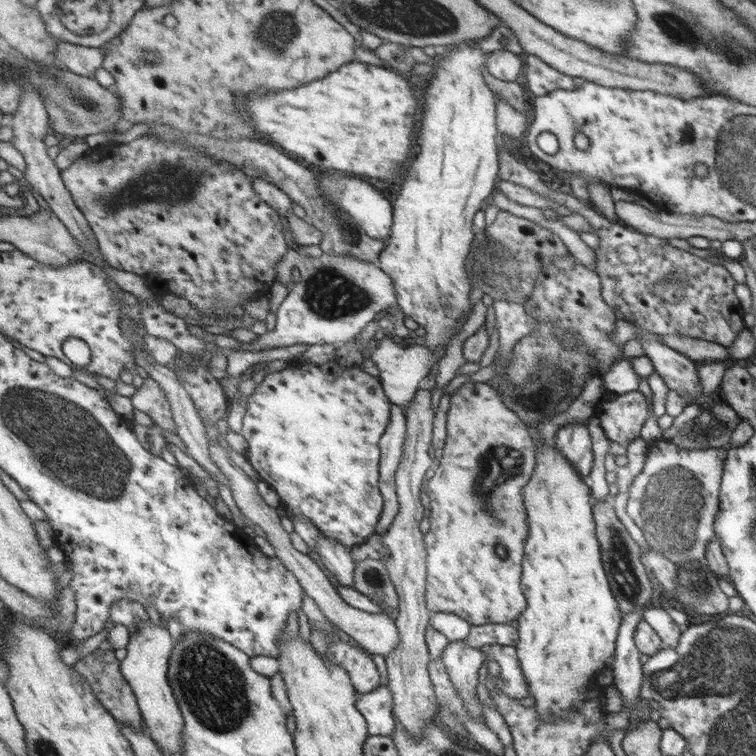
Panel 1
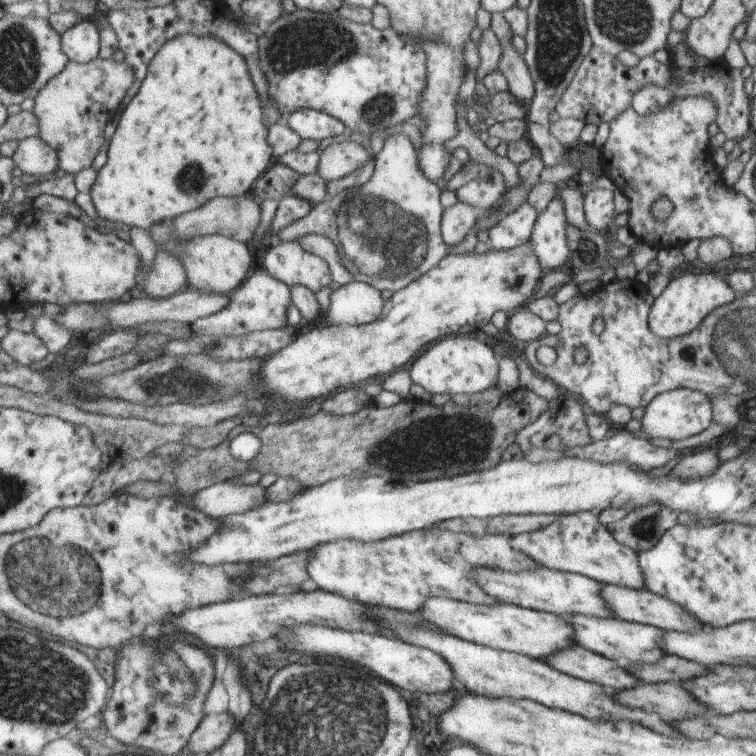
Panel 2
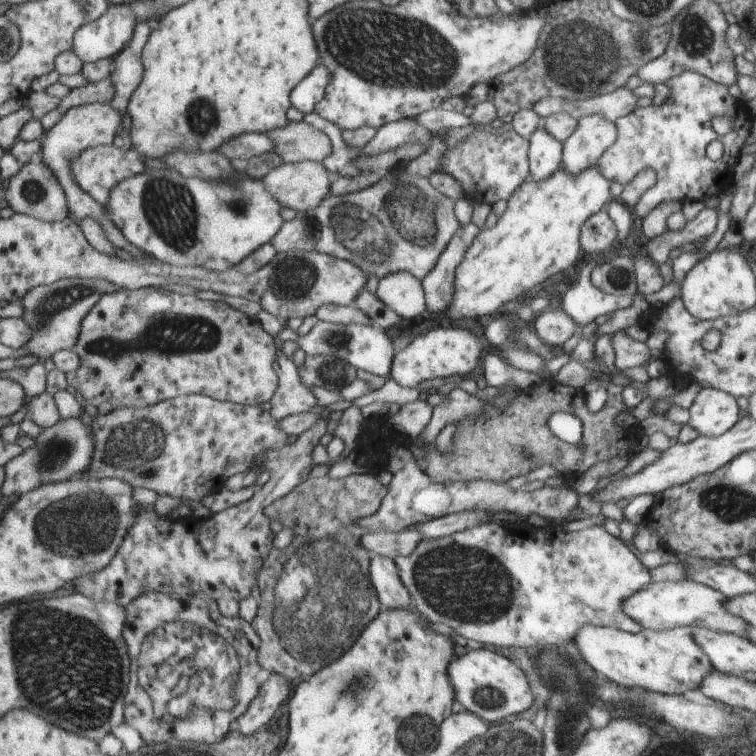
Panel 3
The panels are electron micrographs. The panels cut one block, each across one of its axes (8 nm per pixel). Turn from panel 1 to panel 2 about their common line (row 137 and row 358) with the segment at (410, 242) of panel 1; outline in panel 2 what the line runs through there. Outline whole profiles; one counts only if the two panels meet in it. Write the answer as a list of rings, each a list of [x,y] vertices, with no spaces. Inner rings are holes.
[[[451,335],[435,342],[431,348],[417,356],[409,366],[413,384],[427,390],[429,394],[463,395],[483,392],[491,387],[497,378],[497,360],[483,342],[465,338],[465,335]]]

